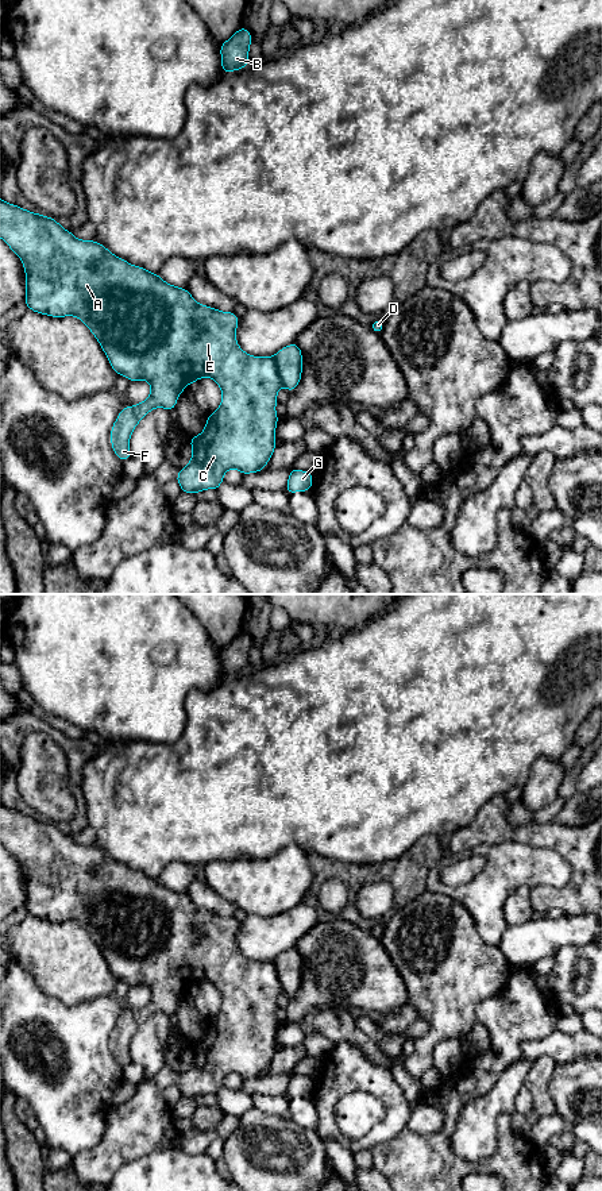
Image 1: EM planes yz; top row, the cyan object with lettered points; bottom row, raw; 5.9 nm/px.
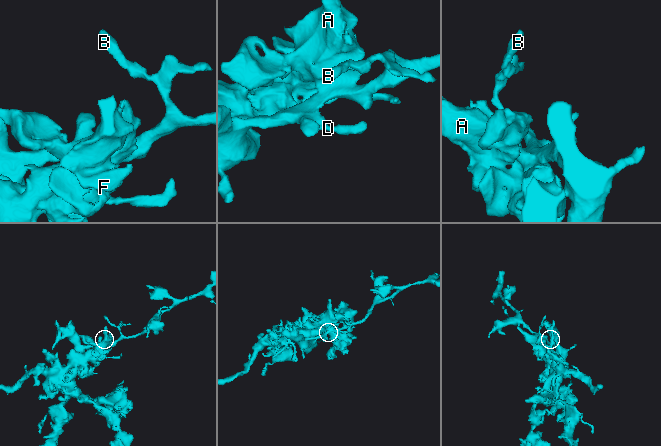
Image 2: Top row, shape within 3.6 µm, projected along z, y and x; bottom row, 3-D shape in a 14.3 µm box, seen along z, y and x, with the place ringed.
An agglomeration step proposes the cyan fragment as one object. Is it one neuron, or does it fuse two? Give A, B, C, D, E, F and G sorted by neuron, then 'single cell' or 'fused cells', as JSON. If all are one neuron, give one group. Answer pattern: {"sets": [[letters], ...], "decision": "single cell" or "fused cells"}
{"sets": [["A", "C", "E", "F"], ["B", "D", "G"]], "decision": "fused cells"}

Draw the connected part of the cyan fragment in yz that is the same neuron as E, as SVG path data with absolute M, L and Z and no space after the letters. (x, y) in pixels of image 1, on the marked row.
M1 198L0 238L22 259L26 271L24 304L28 309L50 317L78 317L96 336L116 375L127 377L128 382L144 379L151 385L148 398L134 406L123 406L111 428L111 446L121 462L132 458L130 439L139 421L155 408L174 411L184 389L205 377L216 381L223 400L220 406L208 415L204 431L198 436L189 438L192 460L175 478L181 492L197 496L201 490L217 490L229 469L238 469L243 475L263 471L277 447L275 427L279 419L275 405L282 382L273 356L252 356L239 347L236 342L239 316L235 312L221 312L201 305L188 289L170 285L159 274L150 273L144 267L130 265L96 240L77 239L53 217L32 213Z

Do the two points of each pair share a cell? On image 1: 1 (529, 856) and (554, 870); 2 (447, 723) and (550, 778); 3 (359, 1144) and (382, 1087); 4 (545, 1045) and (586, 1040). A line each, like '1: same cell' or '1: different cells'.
1: same cell
2: different cells
3: same cell
4: same cell

